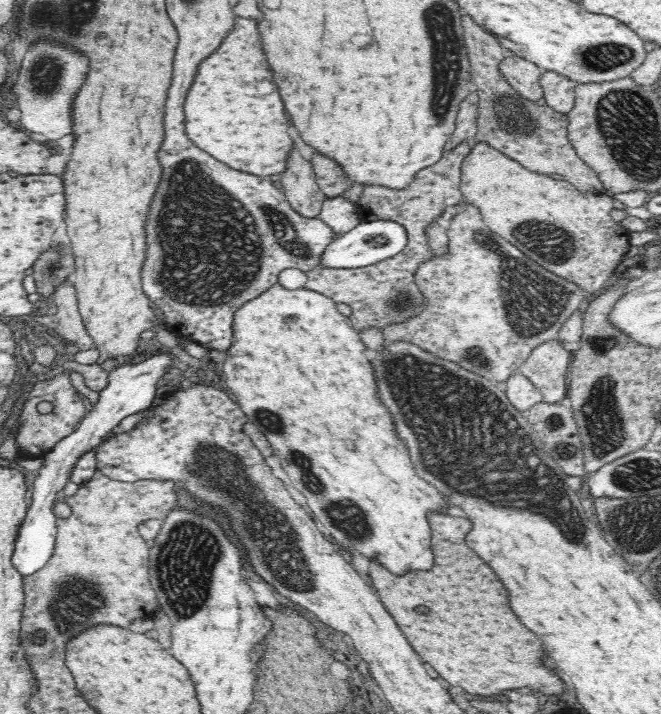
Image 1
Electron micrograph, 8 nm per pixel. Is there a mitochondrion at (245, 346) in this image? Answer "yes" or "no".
no

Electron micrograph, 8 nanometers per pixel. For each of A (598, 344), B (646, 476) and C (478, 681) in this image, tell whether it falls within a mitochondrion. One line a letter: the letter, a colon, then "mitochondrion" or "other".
A: mitochondrion
B: mitochondrion
C: other

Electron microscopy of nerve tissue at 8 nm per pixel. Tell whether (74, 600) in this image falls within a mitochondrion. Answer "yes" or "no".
yes

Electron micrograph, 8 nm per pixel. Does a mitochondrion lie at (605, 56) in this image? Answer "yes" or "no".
yes

